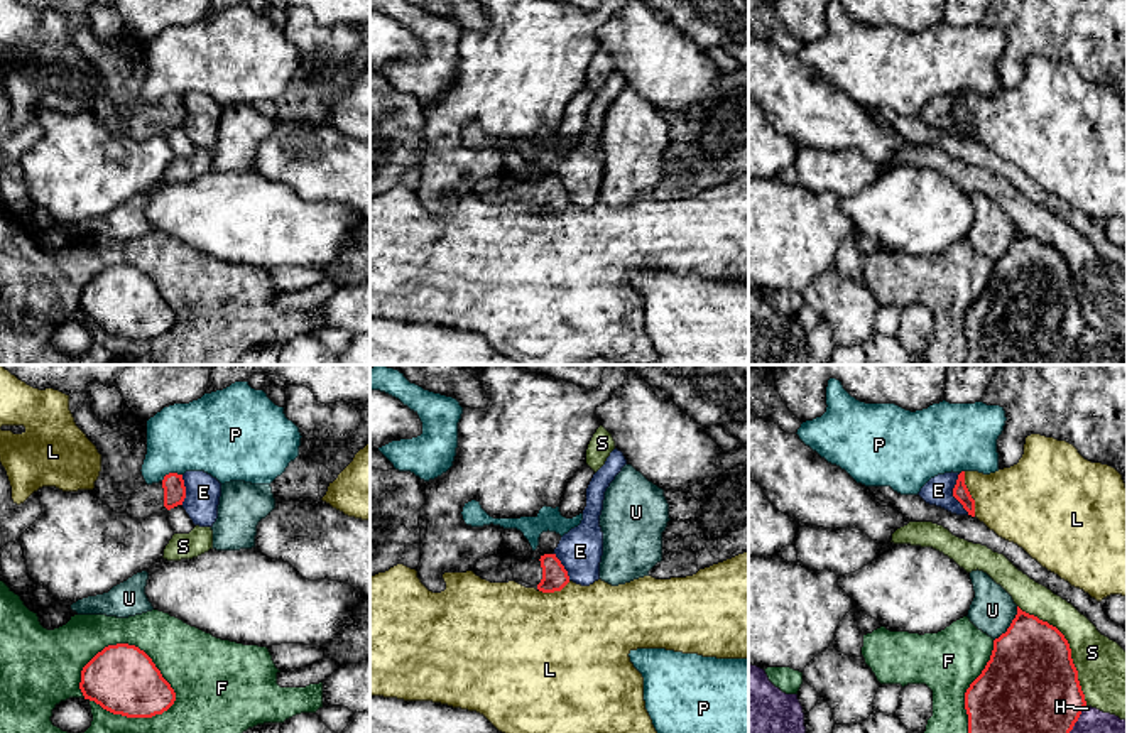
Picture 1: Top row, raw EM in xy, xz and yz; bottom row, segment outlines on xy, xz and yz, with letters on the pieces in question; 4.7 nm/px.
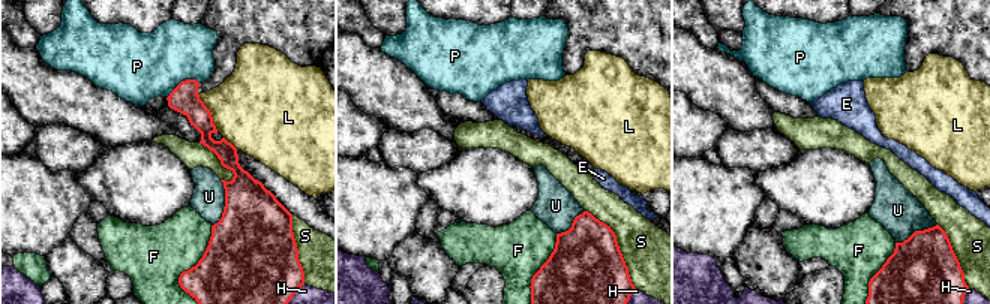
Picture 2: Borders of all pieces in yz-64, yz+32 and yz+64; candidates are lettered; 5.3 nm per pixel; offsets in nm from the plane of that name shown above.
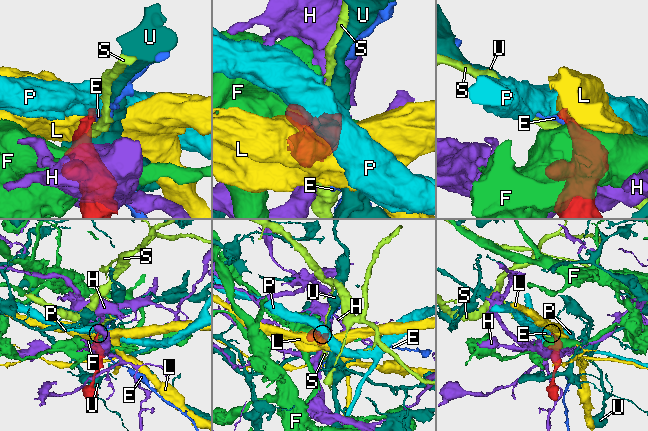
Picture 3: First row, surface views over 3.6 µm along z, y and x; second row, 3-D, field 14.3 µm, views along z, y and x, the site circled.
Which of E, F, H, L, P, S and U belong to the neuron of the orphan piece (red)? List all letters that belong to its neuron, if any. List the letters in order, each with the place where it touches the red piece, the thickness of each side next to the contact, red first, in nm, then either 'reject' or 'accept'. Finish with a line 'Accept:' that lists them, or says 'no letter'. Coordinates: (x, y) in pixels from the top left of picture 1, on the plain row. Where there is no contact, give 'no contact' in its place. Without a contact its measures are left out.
E: yz (953, 115) | 80/140 nm | reject
F: xy (134, 267) | 320/280 nm | reject
H: yz (1075, 343) | 500/280 nm | reject
L: yz (969, 115) | 80/360 nm | reject
P: xy (171, 95) | 110/340 nm | reject
S: yz (1068, 269) | 460/300 nm | reject
U: yz (1011, 247) | 420/220 nm | reject
Accept: no letter

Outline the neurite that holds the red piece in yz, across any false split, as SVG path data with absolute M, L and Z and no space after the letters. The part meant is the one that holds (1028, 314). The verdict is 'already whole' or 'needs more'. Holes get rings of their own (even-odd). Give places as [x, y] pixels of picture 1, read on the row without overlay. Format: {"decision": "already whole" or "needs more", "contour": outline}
{"decision": "already whole", "contour": "M1017 228L1007 253L994 262L985 290L965 314L968 356L963 365L1068 365L1085 328L1064 257Z"}

